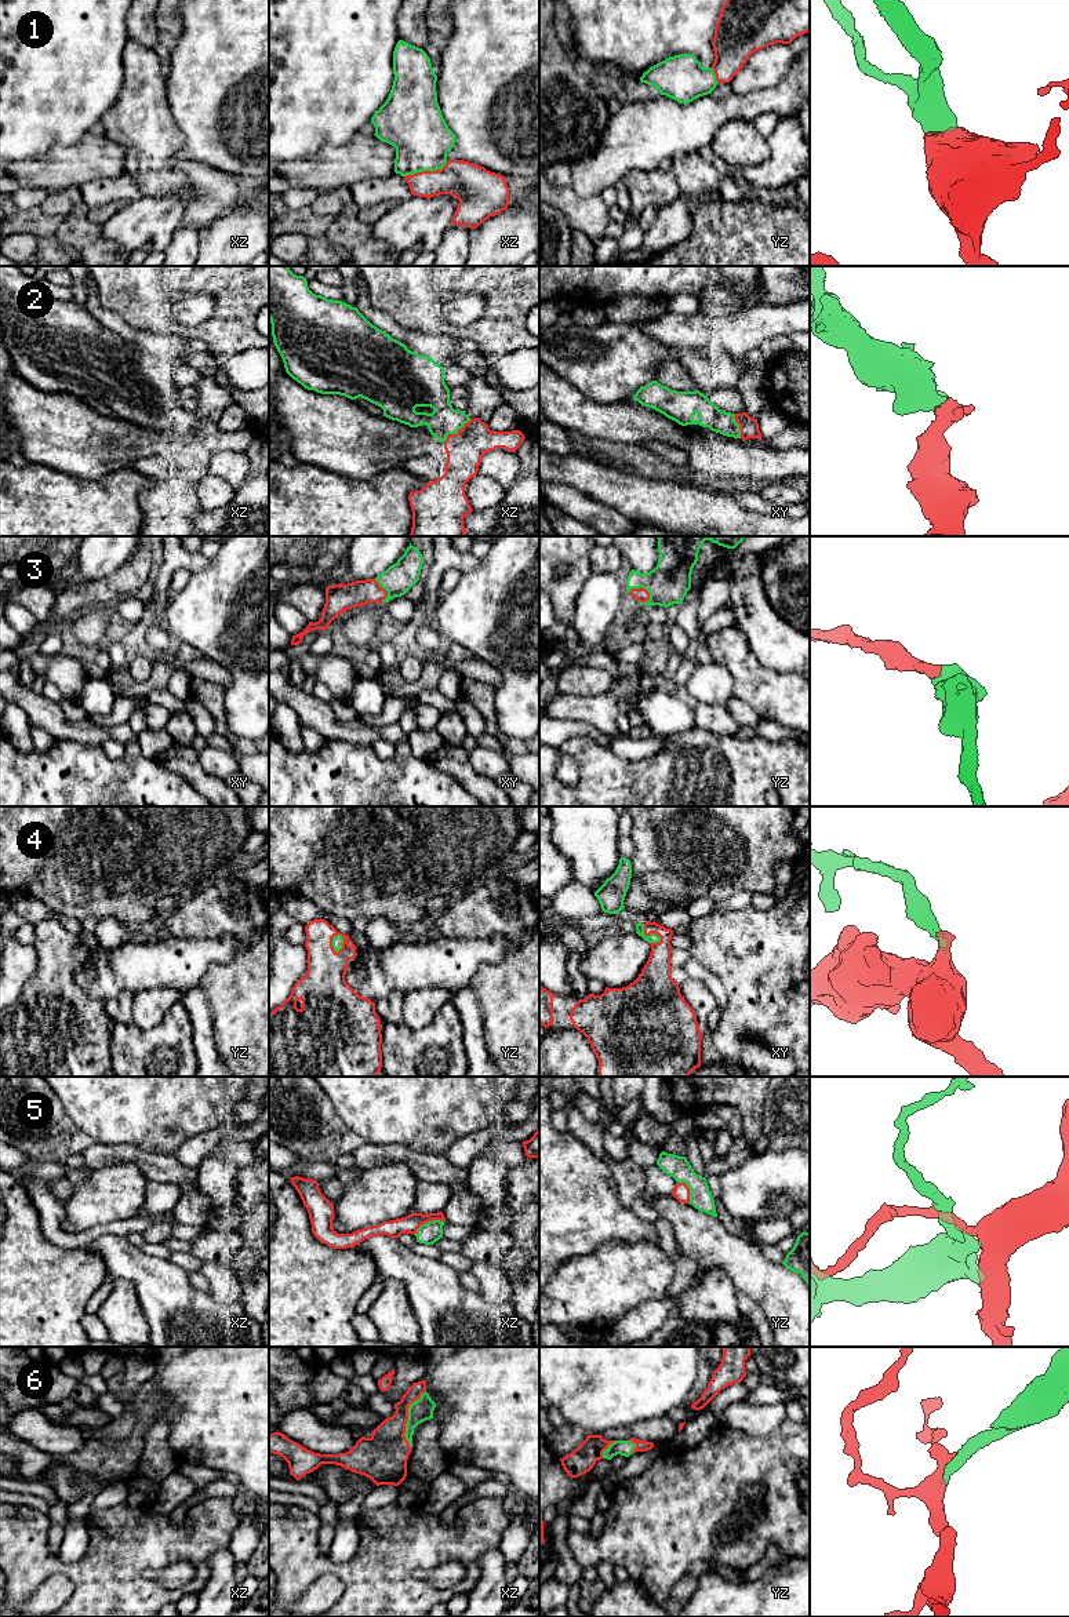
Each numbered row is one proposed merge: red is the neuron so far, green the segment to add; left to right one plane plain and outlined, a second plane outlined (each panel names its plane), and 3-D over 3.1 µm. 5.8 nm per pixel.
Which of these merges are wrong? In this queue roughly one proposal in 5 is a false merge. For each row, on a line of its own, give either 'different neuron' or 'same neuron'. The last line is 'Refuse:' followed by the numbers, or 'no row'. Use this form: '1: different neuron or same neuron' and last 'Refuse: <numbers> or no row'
1: same neuron
2: same neuron
3: same neuron
4: same neuron
5: different neuron
6: same neuron
Refuse: 5

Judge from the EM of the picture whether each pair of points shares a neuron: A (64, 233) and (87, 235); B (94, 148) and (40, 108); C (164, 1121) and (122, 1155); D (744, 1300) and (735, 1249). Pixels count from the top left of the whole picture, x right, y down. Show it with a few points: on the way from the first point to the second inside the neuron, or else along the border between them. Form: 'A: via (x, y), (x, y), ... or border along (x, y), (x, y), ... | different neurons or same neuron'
A: via (69, 233), (82, 233) | same neuron
B: border along (88, 131), (76, 142), (57, 145), (51, 150) | different neurons
C: border along (101, 1144), (134, 1144), (145, 1151), (164, 1154) | different neurons
D: border along (737, 1289), (742, 1290), (756, 1303) | different neurons

